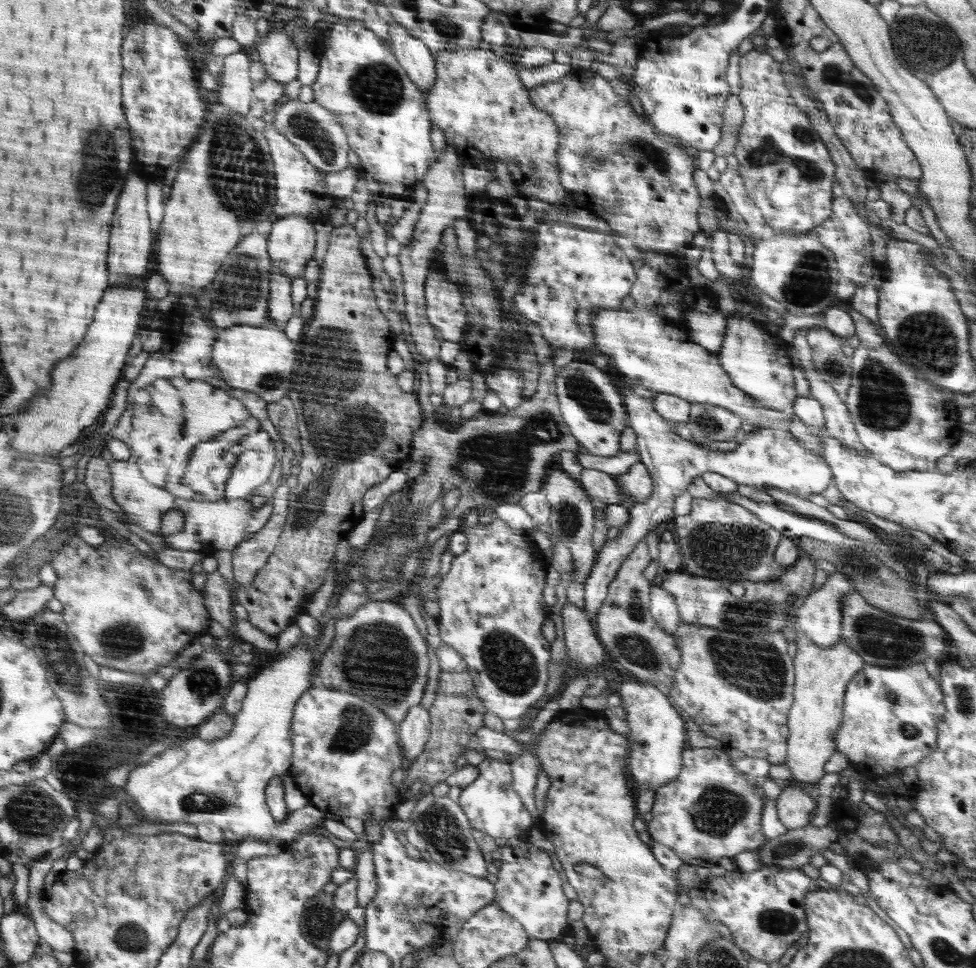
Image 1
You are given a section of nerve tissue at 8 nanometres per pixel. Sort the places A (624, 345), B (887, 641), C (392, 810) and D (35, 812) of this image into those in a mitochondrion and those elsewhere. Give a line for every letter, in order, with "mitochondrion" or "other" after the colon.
A: other
B: mitochondrion
C: other
D: mitochondrion

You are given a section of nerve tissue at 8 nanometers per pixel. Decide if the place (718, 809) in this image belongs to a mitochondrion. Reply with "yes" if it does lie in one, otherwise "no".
yes

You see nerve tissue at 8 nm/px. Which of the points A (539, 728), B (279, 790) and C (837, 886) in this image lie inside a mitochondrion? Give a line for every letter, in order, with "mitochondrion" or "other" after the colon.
A: other
B: other
C: other

